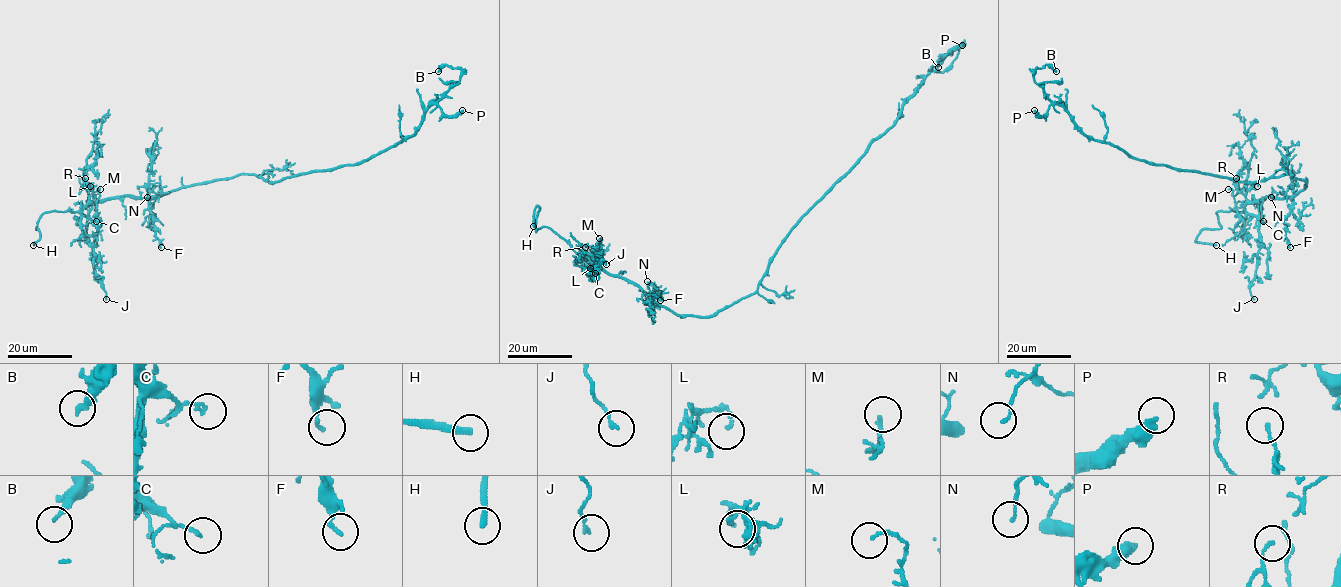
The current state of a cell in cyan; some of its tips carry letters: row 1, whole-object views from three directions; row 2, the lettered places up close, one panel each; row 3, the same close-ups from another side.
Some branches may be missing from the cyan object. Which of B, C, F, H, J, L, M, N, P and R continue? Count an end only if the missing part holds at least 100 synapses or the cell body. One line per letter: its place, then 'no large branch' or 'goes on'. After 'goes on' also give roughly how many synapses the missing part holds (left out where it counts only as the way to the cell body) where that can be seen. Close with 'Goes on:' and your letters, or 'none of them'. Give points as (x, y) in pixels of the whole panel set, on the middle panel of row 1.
B: place (938, 67); no large branch
C: place (595, 273); no large branch
F: place (660, 300); no large branch
H: place (533, 226); goes on
J: place (606, 264); no large branch
L: place (590, 268); no large branch
M: place (599, 238); no large branch
N: place (647, 281); no large branch
P: place (962, 45); no large branch
R: place (585, 247); no large branch
Goes on: H

